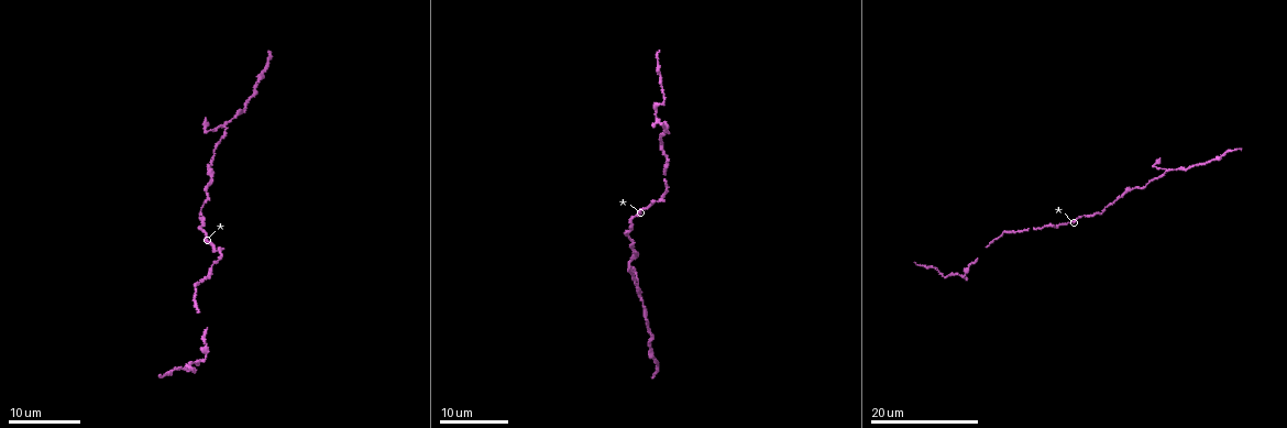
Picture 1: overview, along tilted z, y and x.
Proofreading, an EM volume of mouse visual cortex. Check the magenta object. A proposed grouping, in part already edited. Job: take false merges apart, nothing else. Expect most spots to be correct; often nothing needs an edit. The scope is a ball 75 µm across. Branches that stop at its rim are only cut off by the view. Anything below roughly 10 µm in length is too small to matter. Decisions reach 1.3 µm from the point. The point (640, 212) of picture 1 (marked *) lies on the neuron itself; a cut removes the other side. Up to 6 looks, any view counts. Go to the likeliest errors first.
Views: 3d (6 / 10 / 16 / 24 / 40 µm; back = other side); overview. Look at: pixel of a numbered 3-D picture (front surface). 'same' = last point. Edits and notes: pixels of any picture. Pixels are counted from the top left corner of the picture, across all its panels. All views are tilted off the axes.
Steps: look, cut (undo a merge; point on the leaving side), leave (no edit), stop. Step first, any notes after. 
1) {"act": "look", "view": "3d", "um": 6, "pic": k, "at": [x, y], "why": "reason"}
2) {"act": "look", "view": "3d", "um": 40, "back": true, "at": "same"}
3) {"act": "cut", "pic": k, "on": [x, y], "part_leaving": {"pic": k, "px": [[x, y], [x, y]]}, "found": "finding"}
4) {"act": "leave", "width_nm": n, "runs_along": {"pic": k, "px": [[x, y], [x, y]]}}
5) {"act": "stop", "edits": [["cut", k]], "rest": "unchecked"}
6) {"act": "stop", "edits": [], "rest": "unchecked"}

{"act": "look", "view": "3d", "um": 16, "pic": 1, "at": [1169, 169], "why": "two arms in line, one across"}

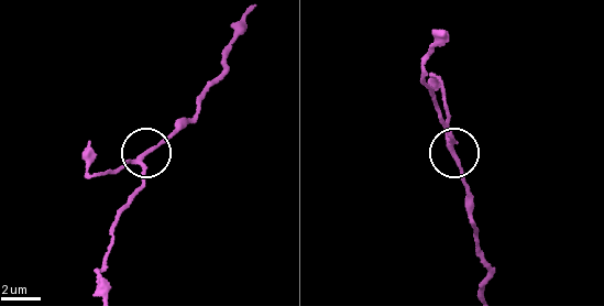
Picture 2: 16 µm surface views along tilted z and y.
{"act": "look", "view": "3d", "um": 10, "pic": 2, "at": [453, 151], "why": "zoom in"}

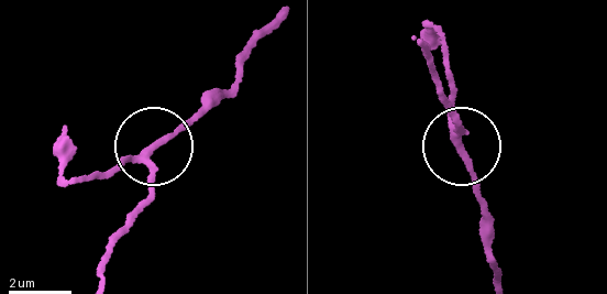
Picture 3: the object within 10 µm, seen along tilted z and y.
{"act": "leave", "arms": 3, "runs_along": {"pic": 3, "px": [[105, 279], [142, 202], [154, 146], [210, 104]]}, "found": "one neuron here"}

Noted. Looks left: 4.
{"act": "look", "view": "3d", "um": 16, "pic": 1, "at": [204, 361], "why": "thin arm on a thick one"}

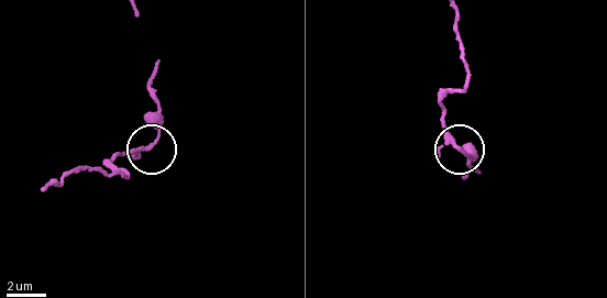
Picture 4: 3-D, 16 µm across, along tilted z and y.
{"act": "look", "view": "3d", "um": 6, "pic": 4, "at": [458, 150]}

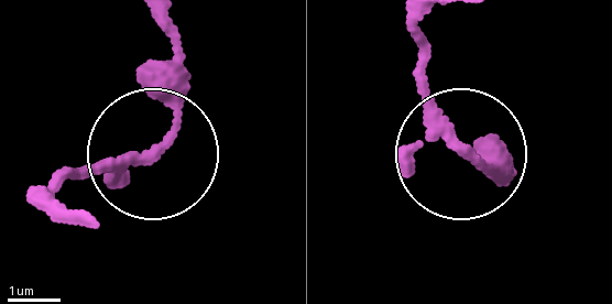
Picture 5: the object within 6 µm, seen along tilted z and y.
{"act": "leave", "width_nm": 150, "found": "all the same neuron"}

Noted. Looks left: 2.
{"act": "look", "view": "3d", "um": 16, "pic": 1, "at": [1053, 228], "why": "arms run side by side"}

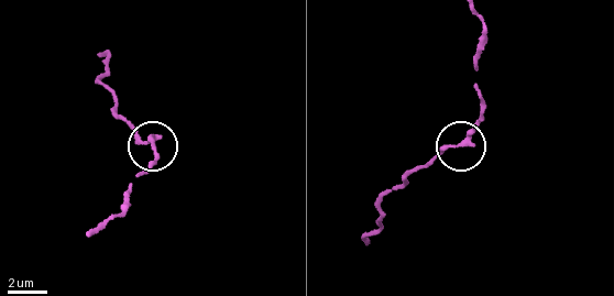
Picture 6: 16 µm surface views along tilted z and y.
{"act": "look", "view": "3d", "um": 10, "pic": 6, "at": [453, 144], "why": "closer look"}

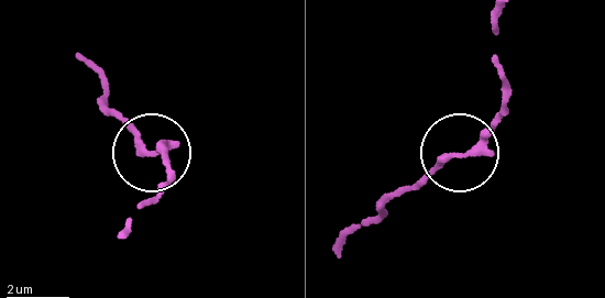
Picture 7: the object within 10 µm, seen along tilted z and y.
{"act": "leave", "runs_along": {"pic": 7, "px": [[386, 203], [425, 183], [508, 113]]}, "found": "all the same neuron"}

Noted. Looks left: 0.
{"act": "stop", "edits": [], "rest": "unchecked"}

